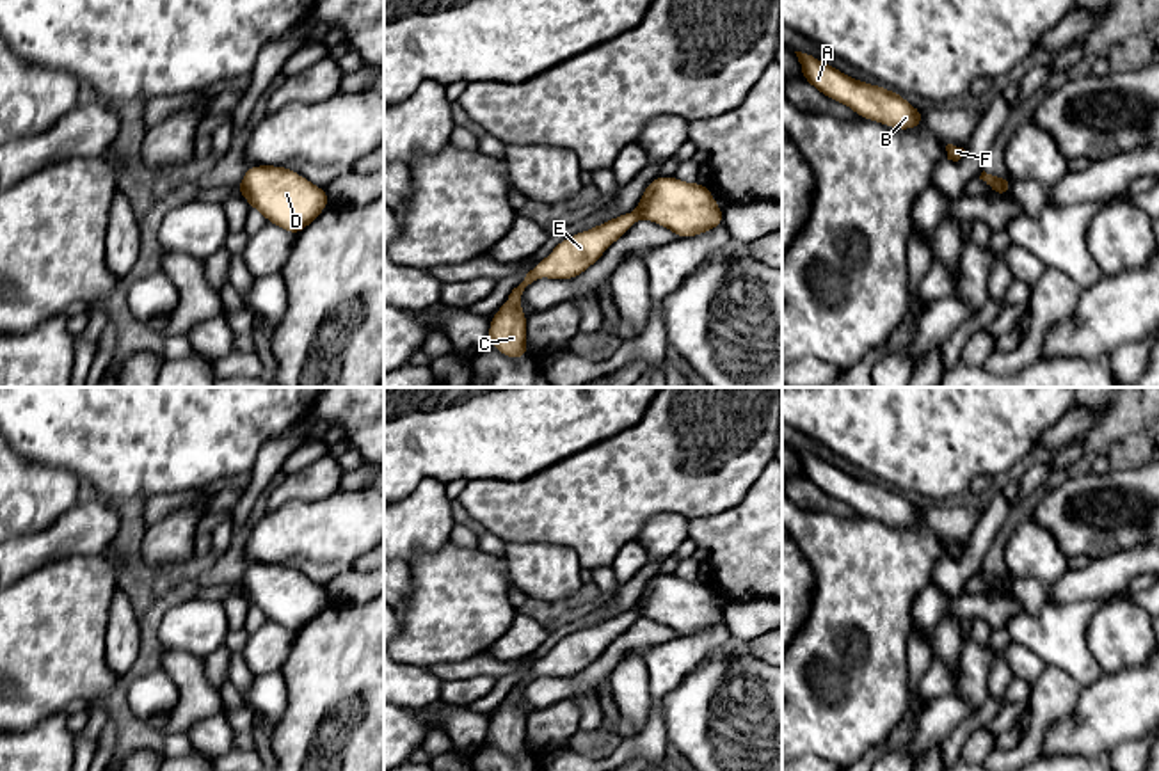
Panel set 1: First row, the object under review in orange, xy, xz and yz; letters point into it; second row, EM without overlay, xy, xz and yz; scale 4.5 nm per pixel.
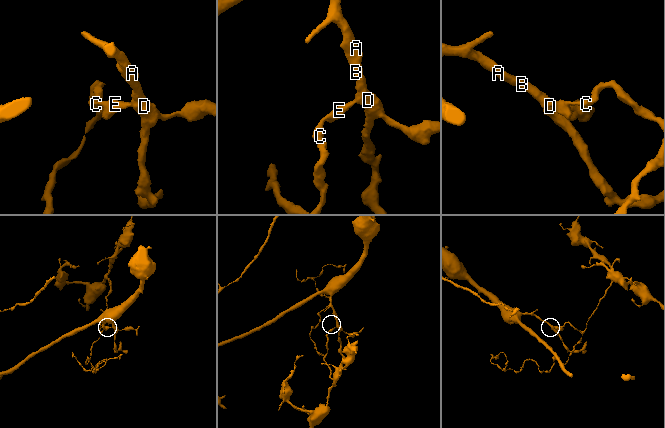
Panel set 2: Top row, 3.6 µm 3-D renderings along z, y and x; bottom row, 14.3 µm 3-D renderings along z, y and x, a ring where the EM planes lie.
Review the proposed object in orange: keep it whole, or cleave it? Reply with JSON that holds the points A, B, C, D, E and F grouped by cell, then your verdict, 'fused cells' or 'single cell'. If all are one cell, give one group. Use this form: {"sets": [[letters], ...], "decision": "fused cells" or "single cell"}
{"sets": [["A", "B", "D", "F"], ["C", "E"]], "decision": "fused cells"}

